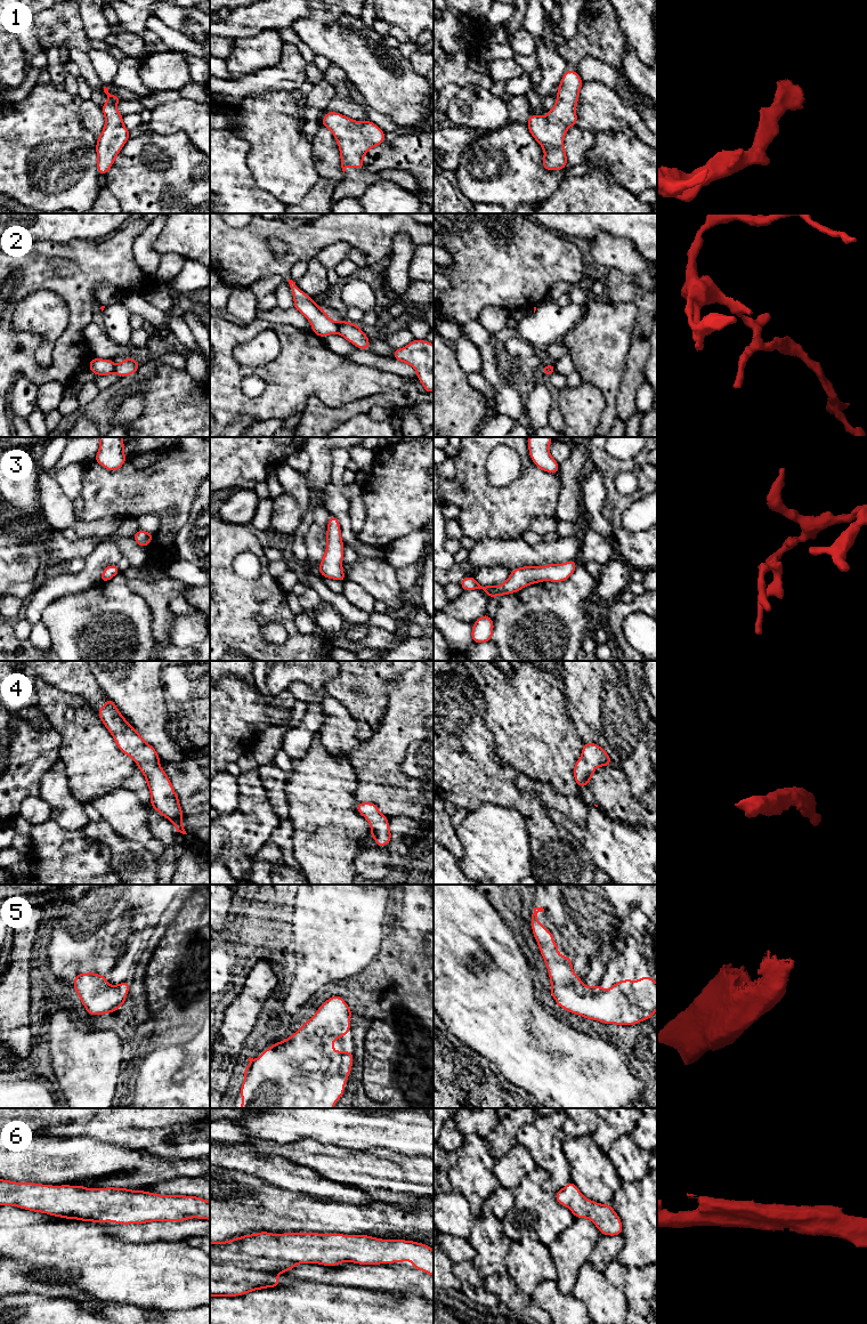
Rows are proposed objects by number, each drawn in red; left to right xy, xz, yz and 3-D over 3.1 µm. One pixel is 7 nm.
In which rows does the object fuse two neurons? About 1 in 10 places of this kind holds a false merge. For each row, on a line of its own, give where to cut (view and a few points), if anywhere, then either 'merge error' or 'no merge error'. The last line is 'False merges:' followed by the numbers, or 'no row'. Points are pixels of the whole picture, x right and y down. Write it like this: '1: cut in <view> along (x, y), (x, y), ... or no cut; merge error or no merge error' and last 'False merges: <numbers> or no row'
1: no cut; no merge error
2: cut in xz along (338, 322), (339, 332); merge error
3: no cut; no merge error
4: no cut; no merge error
5: no cut; no merge error
6: no cut; no merge error
False merges: 2

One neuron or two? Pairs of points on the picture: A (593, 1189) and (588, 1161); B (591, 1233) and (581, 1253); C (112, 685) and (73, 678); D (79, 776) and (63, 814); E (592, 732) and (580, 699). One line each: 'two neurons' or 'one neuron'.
A: one neuron
B: one neuron
C: two neurons
D: two neurons
E: one neuron

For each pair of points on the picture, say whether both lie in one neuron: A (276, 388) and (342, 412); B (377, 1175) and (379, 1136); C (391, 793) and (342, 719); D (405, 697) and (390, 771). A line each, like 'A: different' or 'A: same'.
A: different
B: different
C: different
D: same

